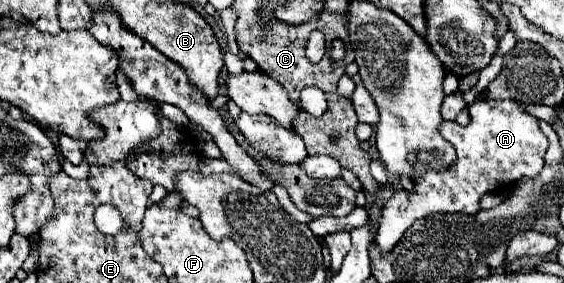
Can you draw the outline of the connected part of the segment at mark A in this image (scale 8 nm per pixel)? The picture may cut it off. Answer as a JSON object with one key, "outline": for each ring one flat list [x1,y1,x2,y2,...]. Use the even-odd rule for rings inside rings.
{"outline":[[476,100,470,110,470,124,458,126,444,120,440,134,454,144,456,162,450,170,432,170,418,160,416,152,408,154,408,164,416,168,412,174,412,190,398,190,382,210,376,242,382,252,390,252,404,232,420,218,430,214,478,214,480,198,498,192,500,186,534,178,544,168,548,138,538,128,538,120,526,114,516,100]]}

